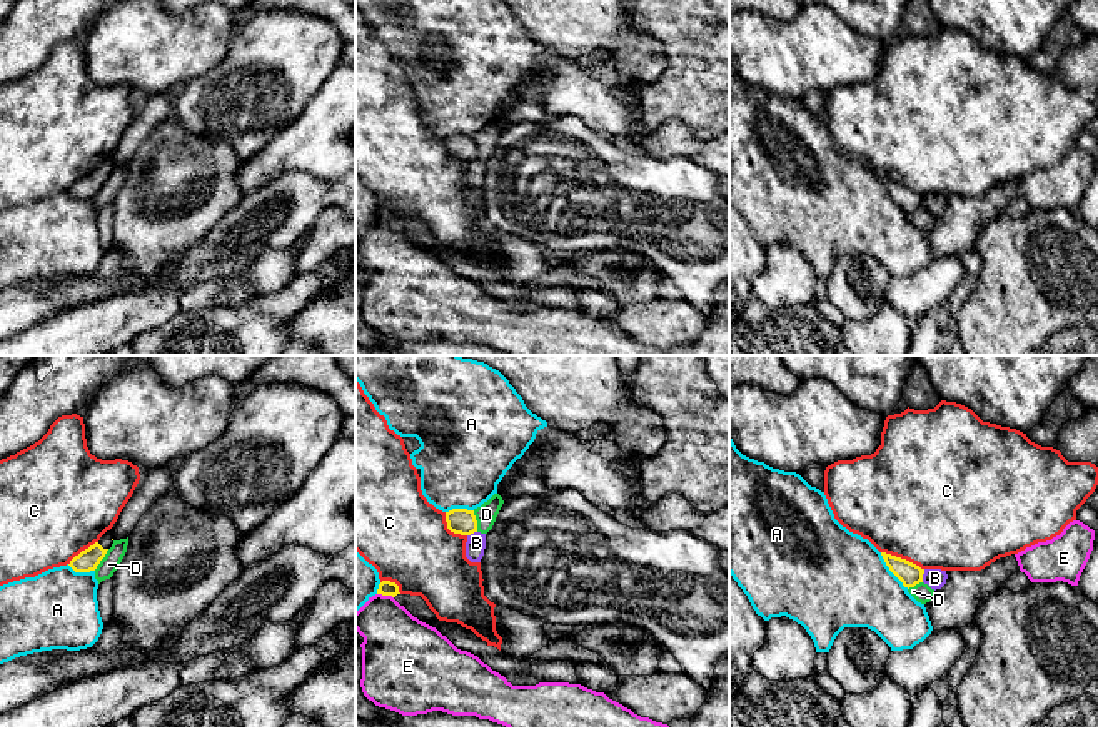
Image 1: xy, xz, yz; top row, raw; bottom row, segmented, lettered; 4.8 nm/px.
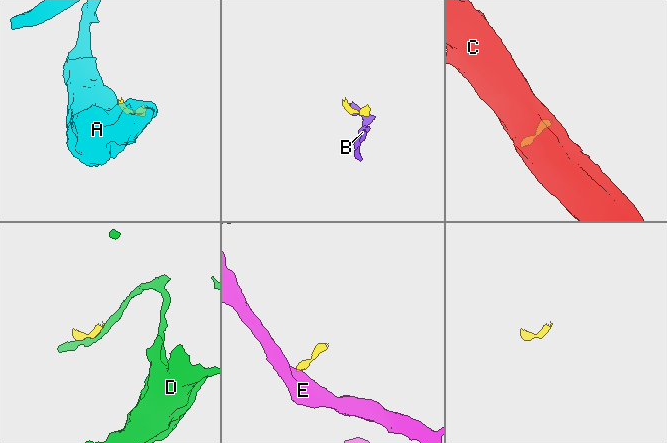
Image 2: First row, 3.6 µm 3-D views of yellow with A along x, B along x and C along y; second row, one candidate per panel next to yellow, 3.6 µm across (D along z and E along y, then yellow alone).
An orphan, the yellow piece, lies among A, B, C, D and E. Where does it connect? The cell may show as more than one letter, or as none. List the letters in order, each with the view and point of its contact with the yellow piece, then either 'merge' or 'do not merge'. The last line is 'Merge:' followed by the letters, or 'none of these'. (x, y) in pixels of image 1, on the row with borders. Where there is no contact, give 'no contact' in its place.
A: yz (890, 569) | do not merge
B: yz (921, 576) | do not merge
C: yz (903, 559) | do not merge
D: xy (102, 558) | do not merge
E: xz (386, 594) | do not merge
Merge: none of these

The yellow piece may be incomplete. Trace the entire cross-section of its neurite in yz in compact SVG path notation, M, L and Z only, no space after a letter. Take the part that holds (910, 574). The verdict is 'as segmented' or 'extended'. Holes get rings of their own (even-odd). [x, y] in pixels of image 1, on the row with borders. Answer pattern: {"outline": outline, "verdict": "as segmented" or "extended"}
{"outline": "M881 552L881 556L889 571L903 582L904 587L909 589L923 582L924 569L919 566L886 552Z", "verdict": "as segmented"}

